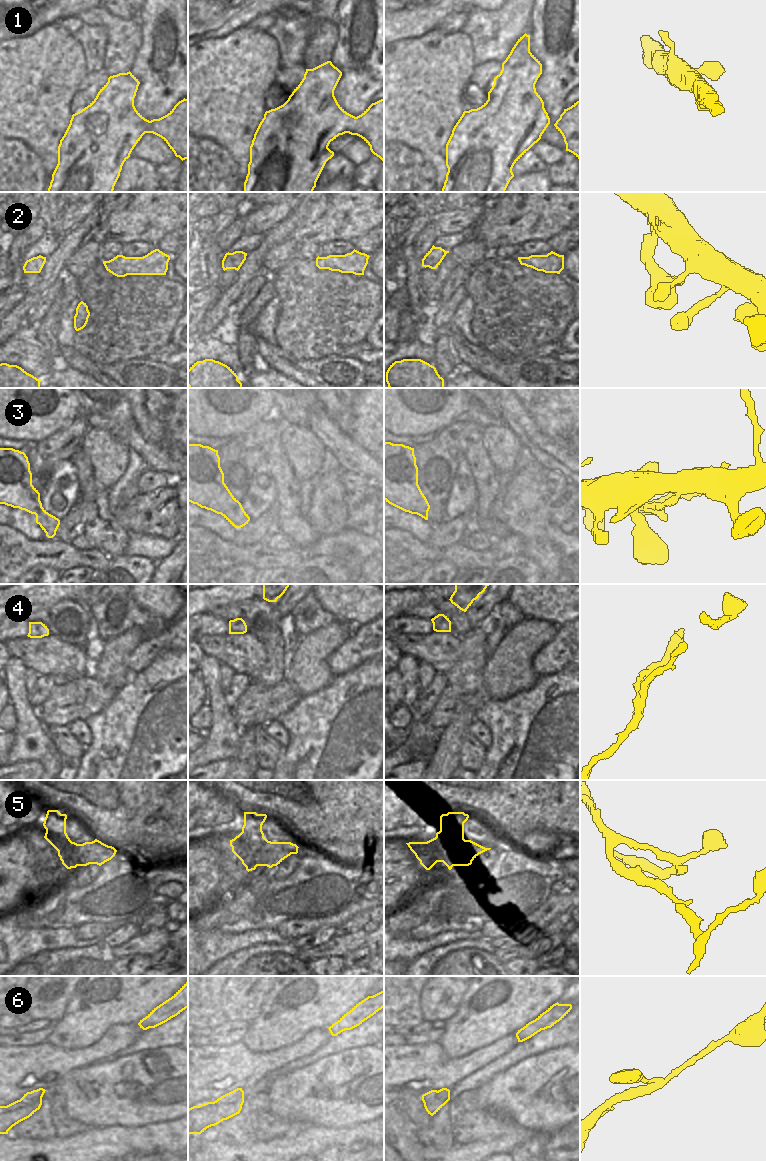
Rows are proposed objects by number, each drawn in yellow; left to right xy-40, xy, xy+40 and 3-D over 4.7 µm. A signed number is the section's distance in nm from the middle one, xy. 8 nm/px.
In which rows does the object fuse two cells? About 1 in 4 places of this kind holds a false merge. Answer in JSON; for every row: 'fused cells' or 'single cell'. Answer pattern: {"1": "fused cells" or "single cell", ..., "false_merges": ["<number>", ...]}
{"1": "single cell", "2": "single cell", "3": "single cell", "4": "single cell", "5": "fused cells", "6": "fused cells", "false_merges": ["5", "6"]}

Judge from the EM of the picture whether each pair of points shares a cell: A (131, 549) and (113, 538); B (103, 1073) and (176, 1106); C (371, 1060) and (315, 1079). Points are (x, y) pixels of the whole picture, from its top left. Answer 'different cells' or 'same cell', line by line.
A: different cells
B: same cell
C: same cell

